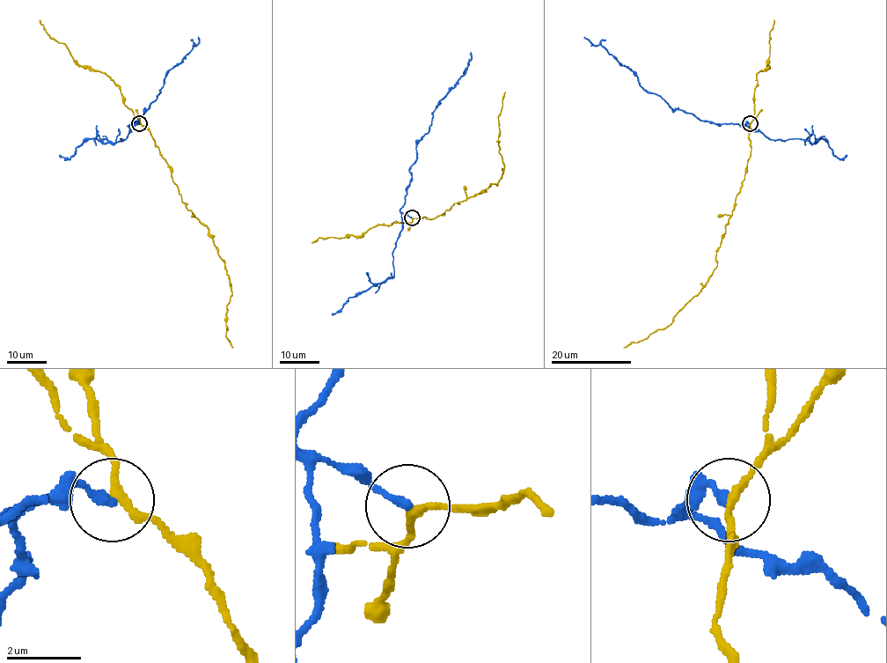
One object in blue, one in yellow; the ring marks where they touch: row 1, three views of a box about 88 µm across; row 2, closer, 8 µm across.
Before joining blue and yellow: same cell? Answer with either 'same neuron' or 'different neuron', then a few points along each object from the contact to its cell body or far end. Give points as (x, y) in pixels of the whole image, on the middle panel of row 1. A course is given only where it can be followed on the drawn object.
different neuron; course blue (412, 217), (400, 209), (416, 145), (429, 129), (438, 103), (465, 71), (470, 52); course yellow (412, 217), (431, 219), (491, 184), (497, 186), (504, 167), (498, 117), (505, 92)

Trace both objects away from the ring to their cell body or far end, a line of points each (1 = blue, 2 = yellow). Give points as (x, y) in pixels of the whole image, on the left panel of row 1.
1: (140, 123), (128, 125), (139, 121), (143, 109), (161, 92), (165, 73), (199, 42), (198, 36)
2: (140, 123), (150, 131), (183, 202), (208, 228), (224, 265), (231, 291), (226, 306), (225, 336), (232, 347)

